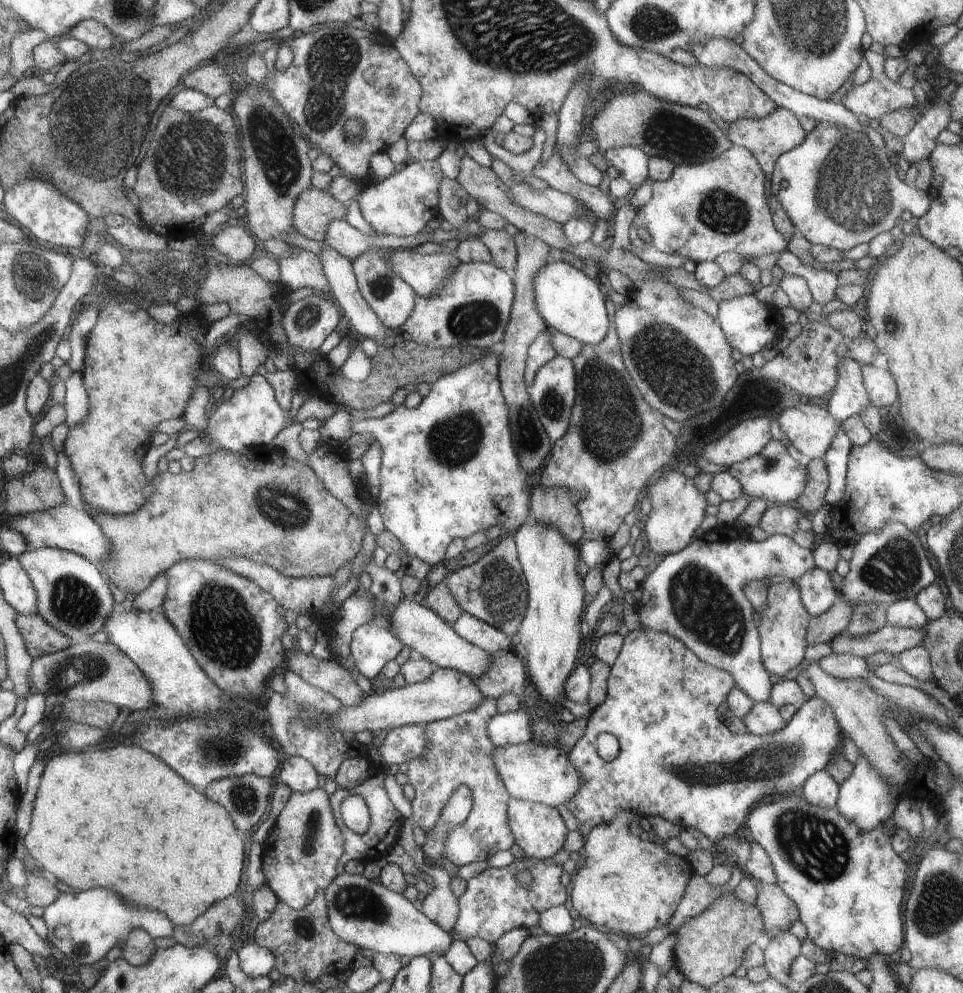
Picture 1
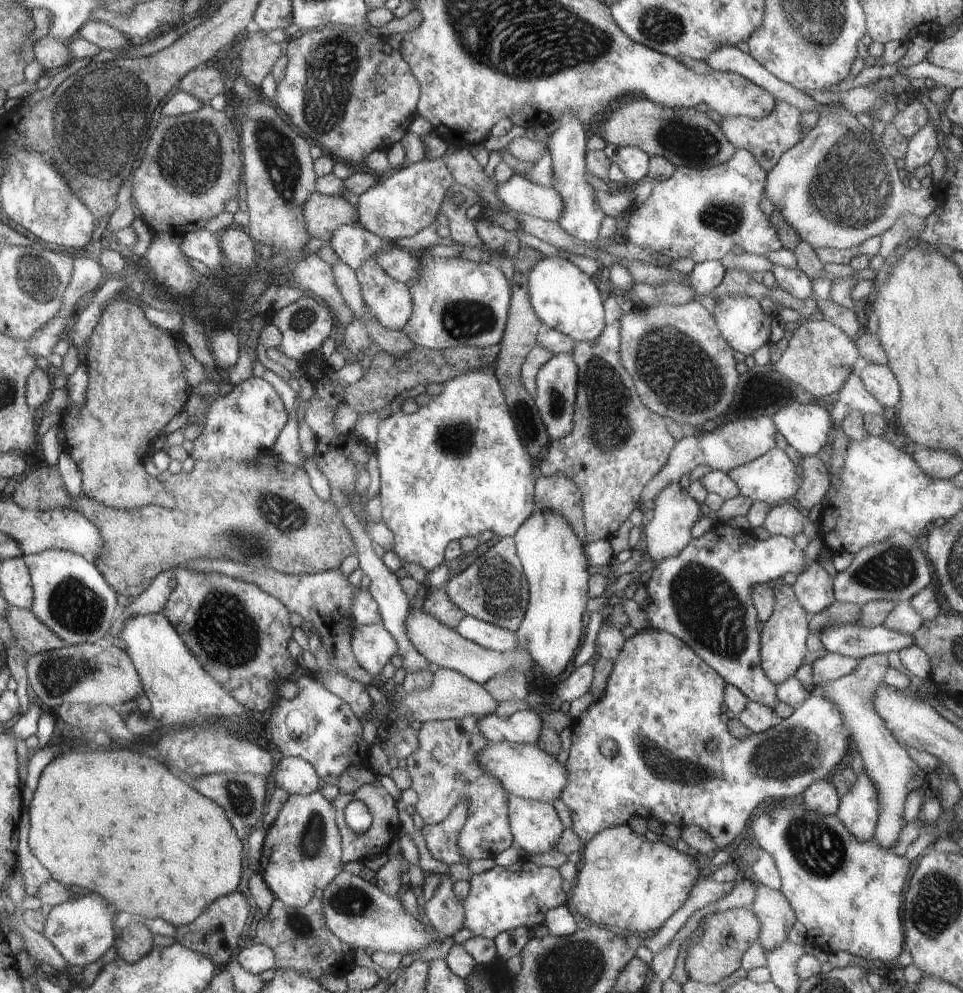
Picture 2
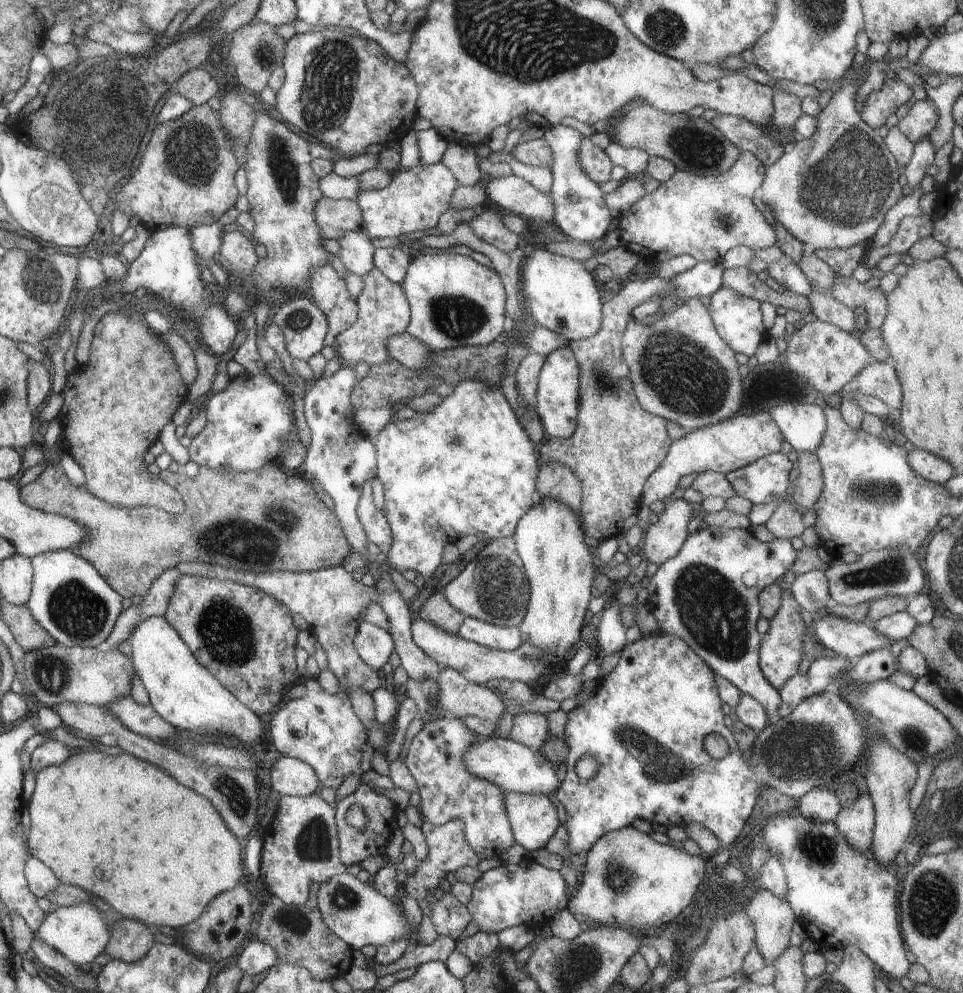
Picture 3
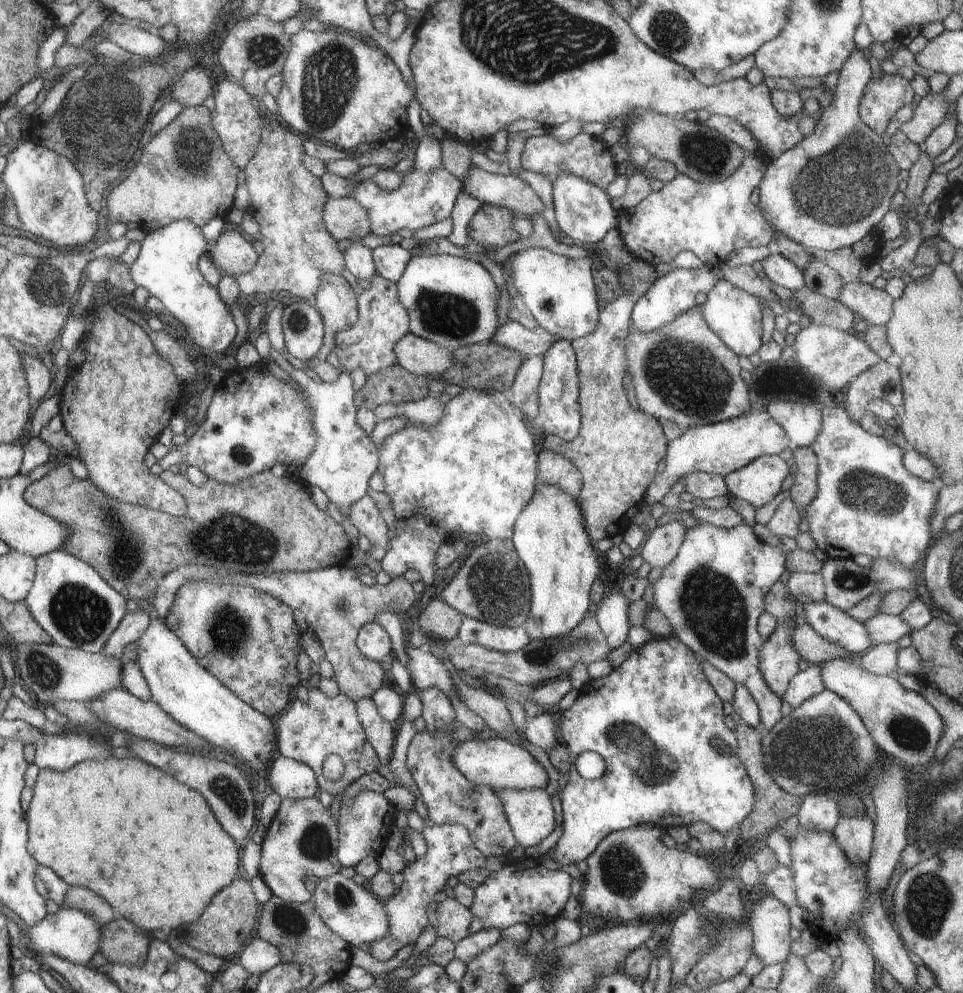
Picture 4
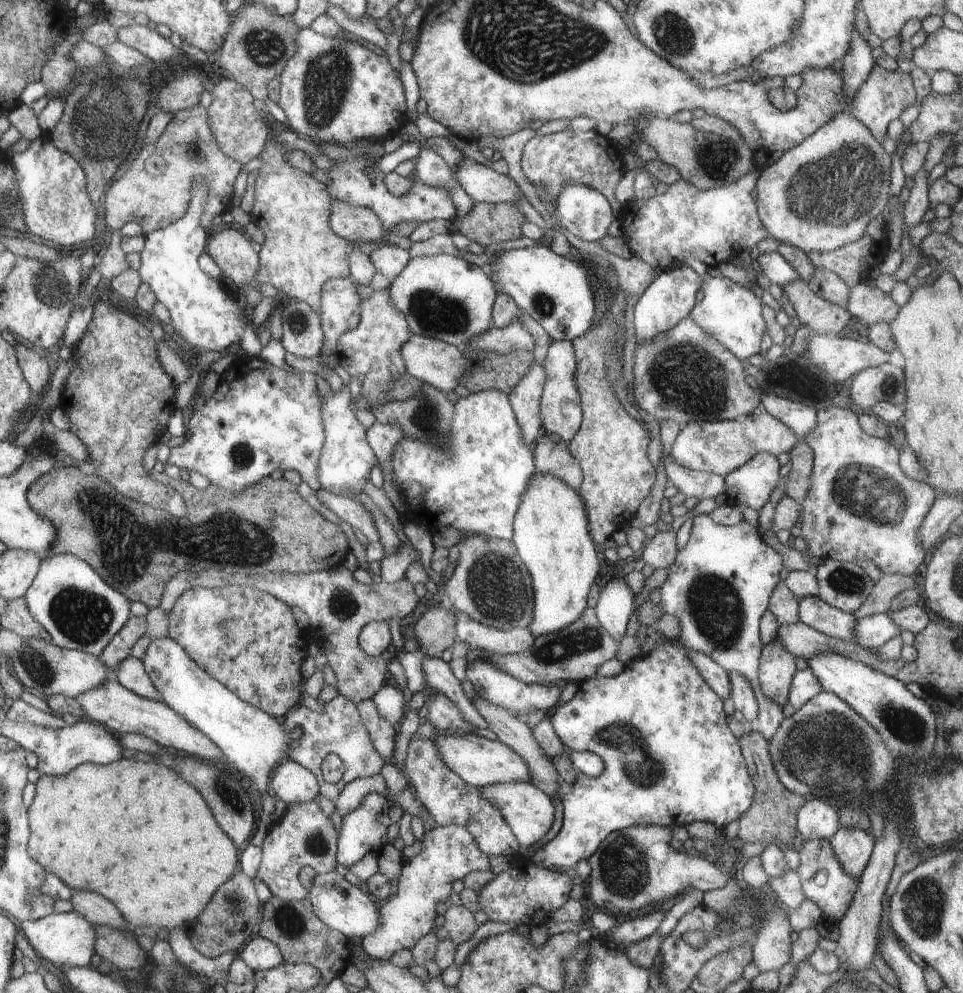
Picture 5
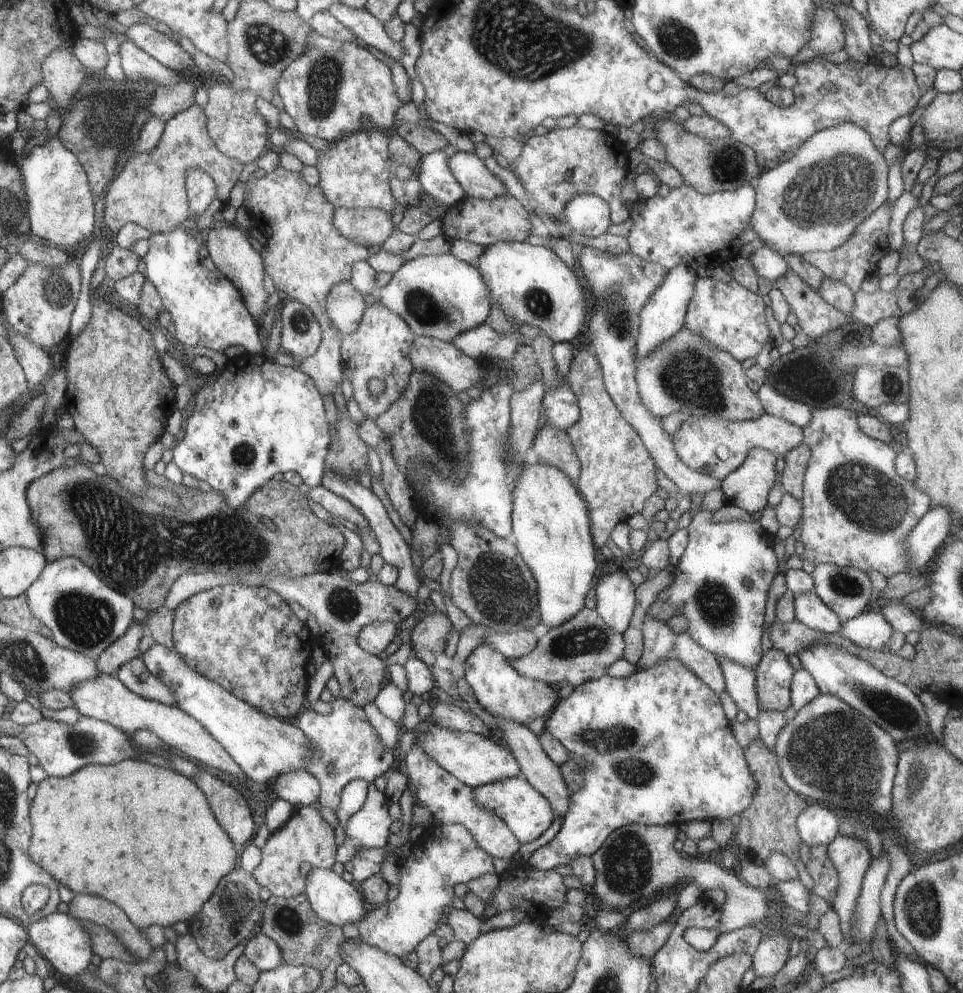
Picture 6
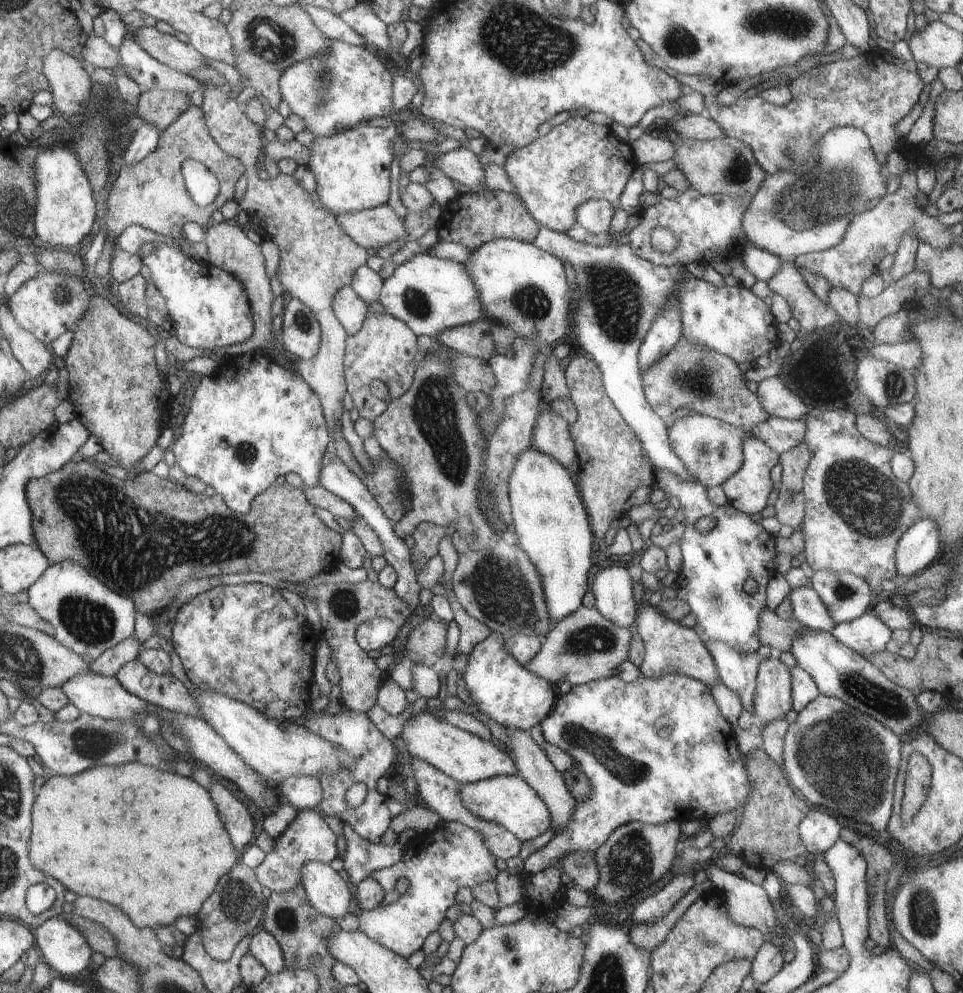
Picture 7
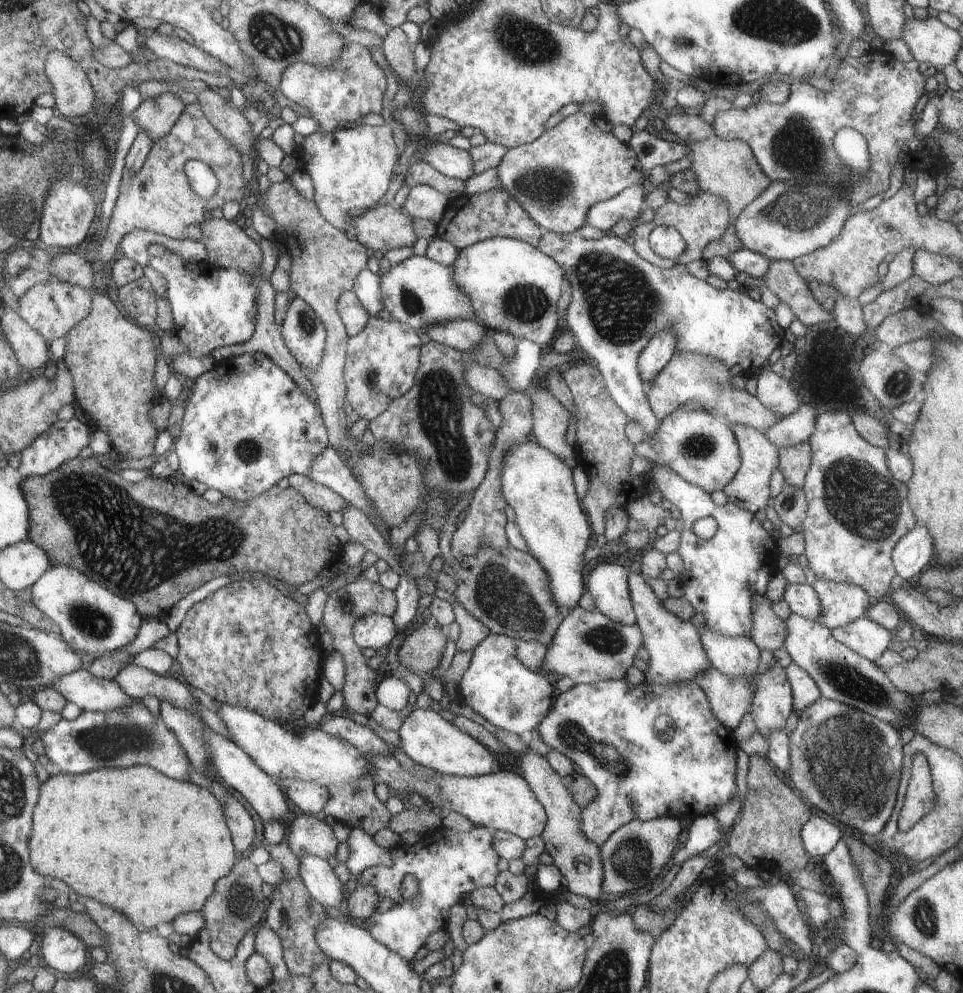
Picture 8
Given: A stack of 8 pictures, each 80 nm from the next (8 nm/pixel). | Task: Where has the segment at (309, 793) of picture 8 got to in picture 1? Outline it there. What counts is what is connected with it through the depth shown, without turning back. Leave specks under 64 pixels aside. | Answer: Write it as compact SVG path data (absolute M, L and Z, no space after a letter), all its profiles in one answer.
M287 757L281 771L276 776L277 782L286 784L294 792L307 793L322 787L323 779L314 766L302 757Z

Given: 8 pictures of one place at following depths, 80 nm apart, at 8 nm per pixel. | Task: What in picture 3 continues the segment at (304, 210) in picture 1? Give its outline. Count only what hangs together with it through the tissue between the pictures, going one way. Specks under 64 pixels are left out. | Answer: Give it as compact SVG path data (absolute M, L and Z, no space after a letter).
M323 197L314 208L314 216L322 236L338 241L346 232L362 230L364 214L360 206L352 199L332 199Z

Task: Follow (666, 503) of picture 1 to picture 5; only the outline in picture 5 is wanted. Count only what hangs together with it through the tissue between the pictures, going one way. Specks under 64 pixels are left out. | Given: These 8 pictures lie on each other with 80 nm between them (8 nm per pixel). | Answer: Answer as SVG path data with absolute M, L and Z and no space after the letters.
M671 530L659 531L654 538L646 542L643 552L638 556L654 569L668 569L676 562L678 551L676 533Z

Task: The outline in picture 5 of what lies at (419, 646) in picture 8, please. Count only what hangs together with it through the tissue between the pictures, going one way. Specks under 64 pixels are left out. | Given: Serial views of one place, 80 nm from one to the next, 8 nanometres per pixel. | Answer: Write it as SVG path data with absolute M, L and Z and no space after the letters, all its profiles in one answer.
M440 606L440 608L432 608L429 612L426 612L414 624L413 634L426 657L440 658L442 651L446 650L446 648L451 649L458 639L456 628L457 616L454 614L454 610Z

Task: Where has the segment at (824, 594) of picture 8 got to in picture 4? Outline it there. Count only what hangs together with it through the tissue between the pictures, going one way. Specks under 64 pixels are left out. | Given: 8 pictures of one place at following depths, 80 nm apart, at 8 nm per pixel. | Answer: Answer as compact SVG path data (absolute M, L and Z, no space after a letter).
M831 555L823 562L818 573L824 579L825 601L843 611L850 610L874 591L884 591L886 594L891 590L914 588L913 570L907 571L904 567L879 559L877 556L873 559L871 567L861 567L852 558Z

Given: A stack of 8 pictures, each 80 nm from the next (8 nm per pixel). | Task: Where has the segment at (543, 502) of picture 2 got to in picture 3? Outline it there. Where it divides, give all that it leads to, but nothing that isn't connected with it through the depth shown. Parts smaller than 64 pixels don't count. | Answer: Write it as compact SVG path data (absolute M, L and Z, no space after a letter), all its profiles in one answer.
M552 462L541 464L537 490L541 498L561 501L580 516L583 488L578 476L570 468Z

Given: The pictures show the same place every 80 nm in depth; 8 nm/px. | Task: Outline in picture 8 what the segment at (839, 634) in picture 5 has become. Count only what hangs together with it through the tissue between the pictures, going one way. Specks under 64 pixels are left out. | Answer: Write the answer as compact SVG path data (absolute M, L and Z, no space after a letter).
M788 583L782 598L790 607L792 613L798 613L800 616L808 617L810 620L817 620L818 616L820 616L820 599L813 586Z

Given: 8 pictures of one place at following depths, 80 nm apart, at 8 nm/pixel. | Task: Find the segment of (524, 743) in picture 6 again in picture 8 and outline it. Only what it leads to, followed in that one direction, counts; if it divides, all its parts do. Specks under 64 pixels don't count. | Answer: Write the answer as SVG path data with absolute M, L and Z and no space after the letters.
M529 749L525 754L521 753L520 764L518 764L518 766L522 769L520 770L522 776L525 776L525 779L529 781L530 788L536 793L537 799L541 801L548 813L548 826L545 831L542 831L540 838L544 840L545 850L552 856L554 865L558 867L562 876L566 878L566 882L568 882L567 889L570 893L574 893L575 895L589 898L591 901L599 901L603 893L603 866L601 854L599 846L594 841L588 840L588 837L583 835L581 831L581 806L578 806L578 804L574 802L572 795L568 792L566 785L563 783L564 780L562 780L559 774L556 774L556 772L552 770L546 757Z

